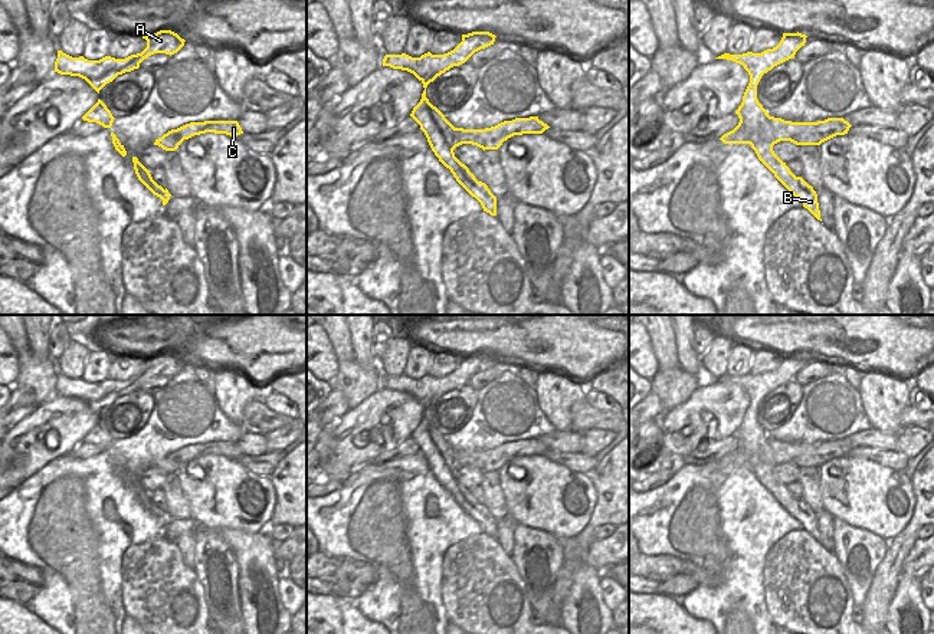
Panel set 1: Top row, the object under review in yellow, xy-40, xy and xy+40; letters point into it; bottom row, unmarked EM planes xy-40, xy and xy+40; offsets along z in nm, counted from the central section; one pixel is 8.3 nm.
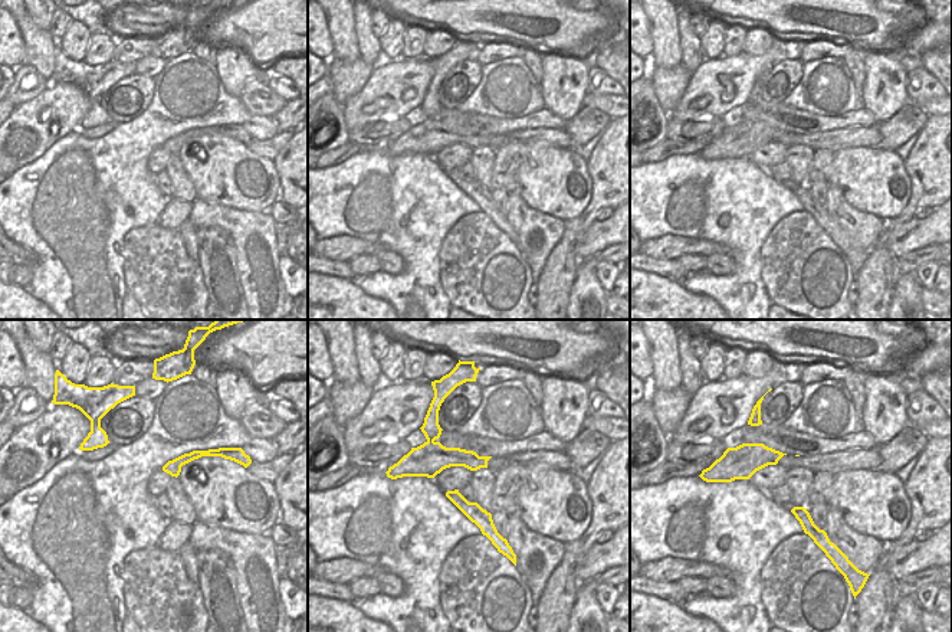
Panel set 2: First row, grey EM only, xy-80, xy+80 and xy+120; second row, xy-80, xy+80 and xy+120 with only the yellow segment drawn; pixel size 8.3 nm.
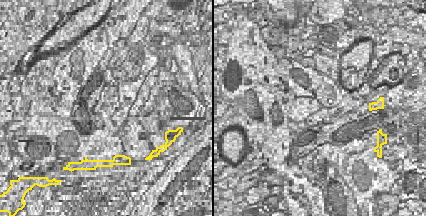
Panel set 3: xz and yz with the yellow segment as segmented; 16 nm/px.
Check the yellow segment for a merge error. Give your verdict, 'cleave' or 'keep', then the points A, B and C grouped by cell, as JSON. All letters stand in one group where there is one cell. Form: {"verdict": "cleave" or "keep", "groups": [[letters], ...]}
{"verdict": "cleave", "groups": [["A", "B"], ["C"]]}

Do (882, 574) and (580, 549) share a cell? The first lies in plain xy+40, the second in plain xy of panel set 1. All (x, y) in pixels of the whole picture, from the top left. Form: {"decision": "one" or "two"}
{"decision": "one"}

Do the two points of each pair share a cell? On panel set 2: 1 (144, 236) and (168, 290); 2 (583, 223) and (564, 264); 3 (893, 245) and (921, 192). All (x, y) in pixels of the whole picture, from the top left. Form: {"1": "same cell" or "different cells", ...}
{"1": "same cell", "2": "same cell", "3": "different cells"}

